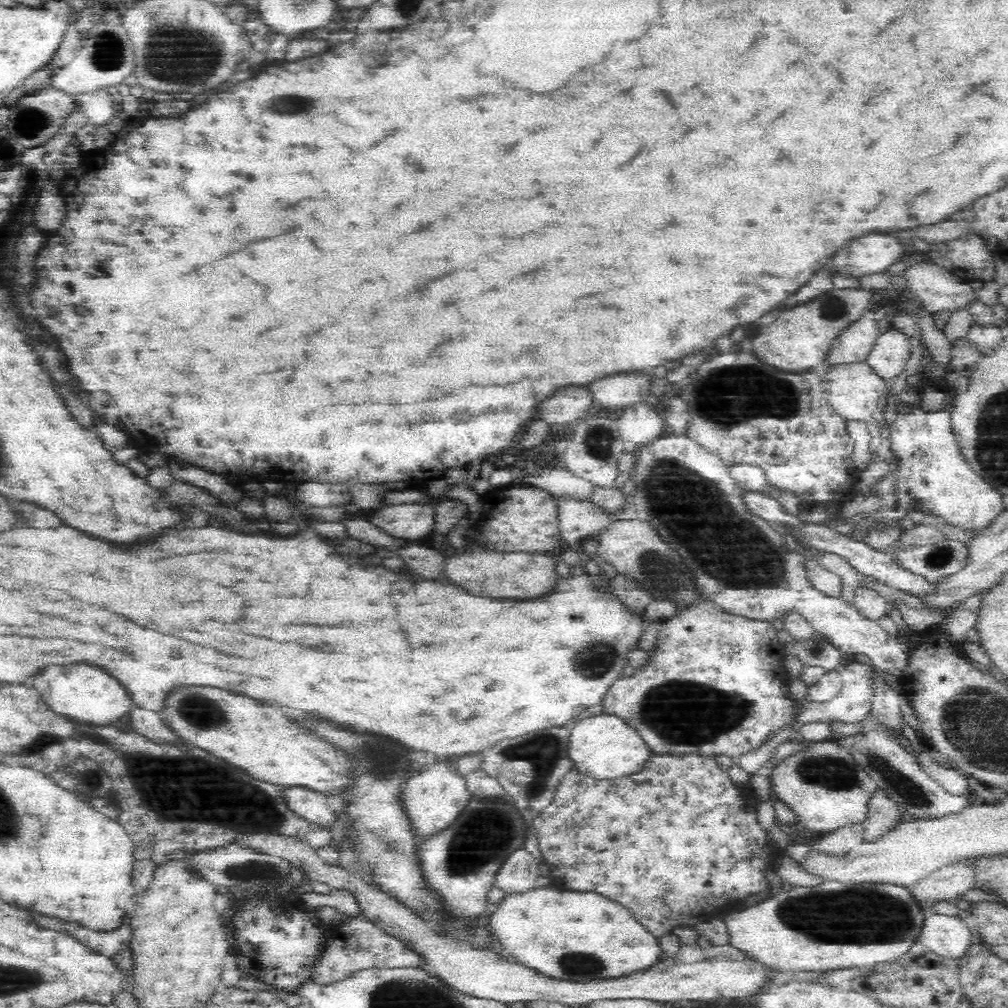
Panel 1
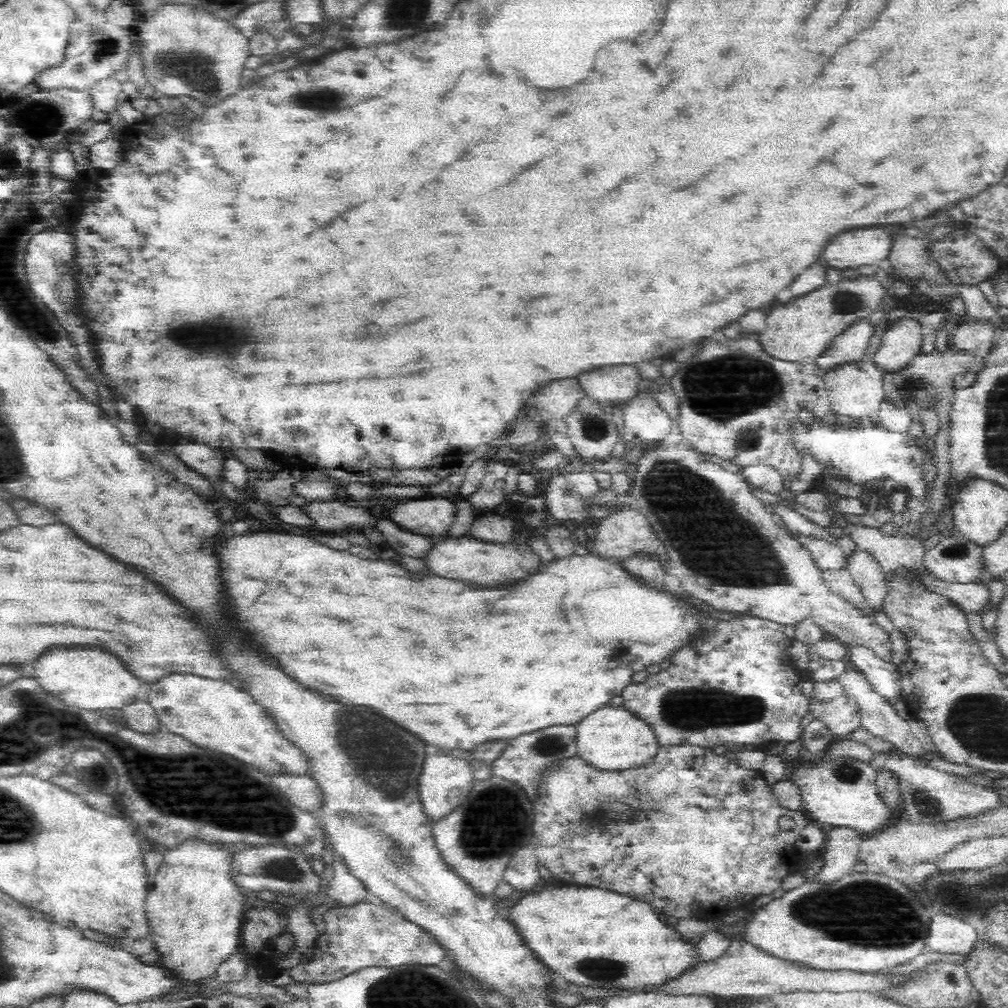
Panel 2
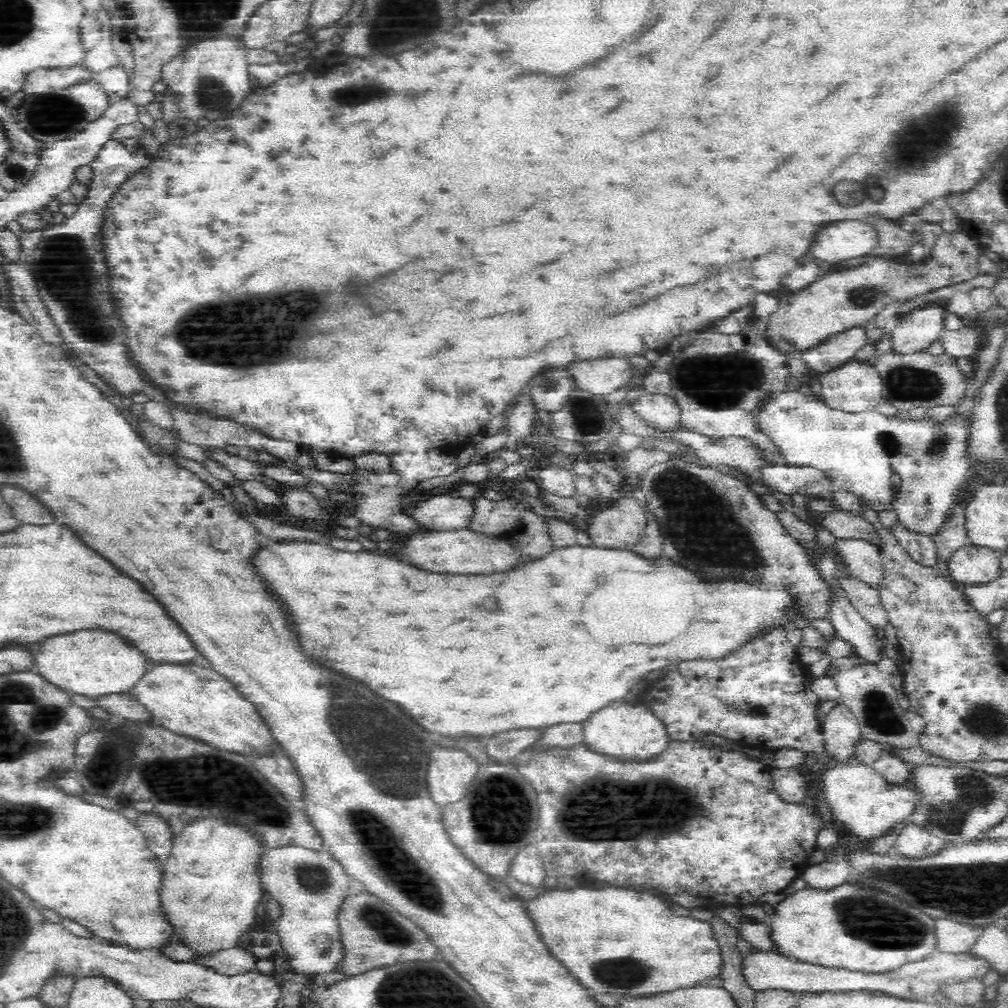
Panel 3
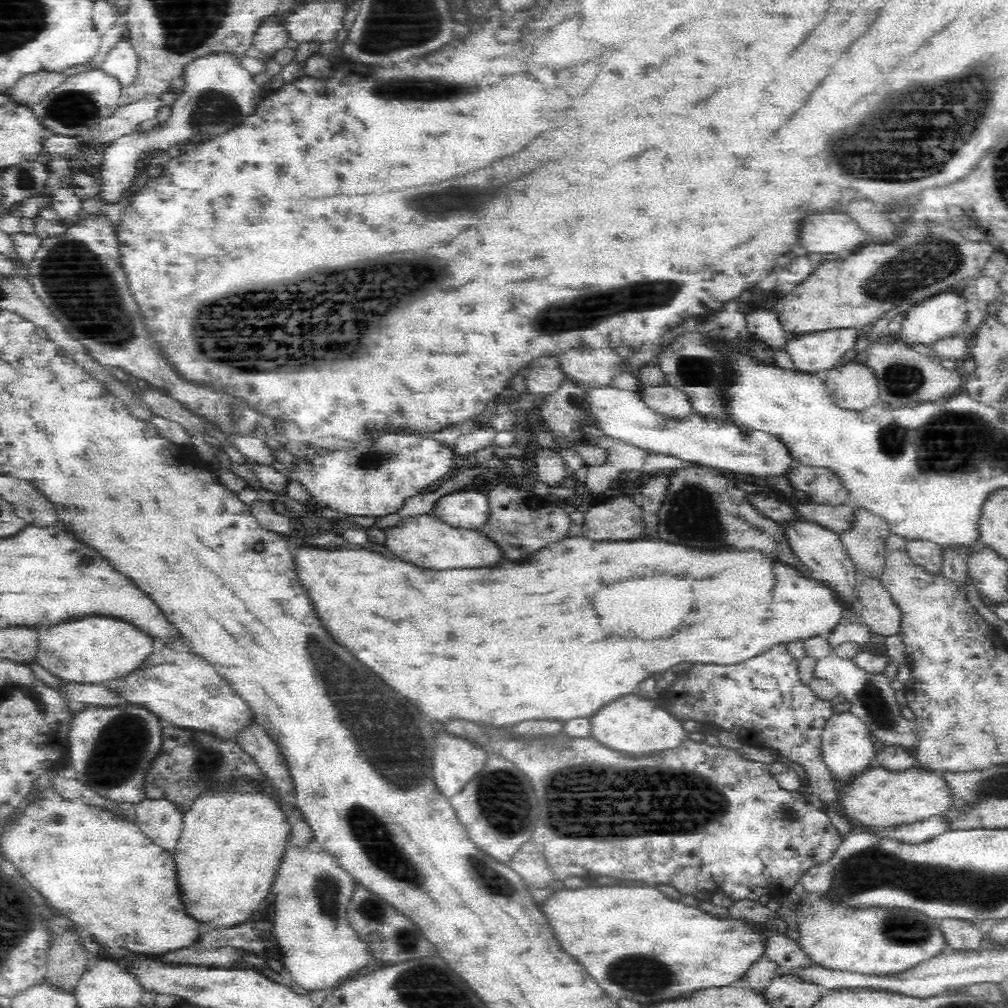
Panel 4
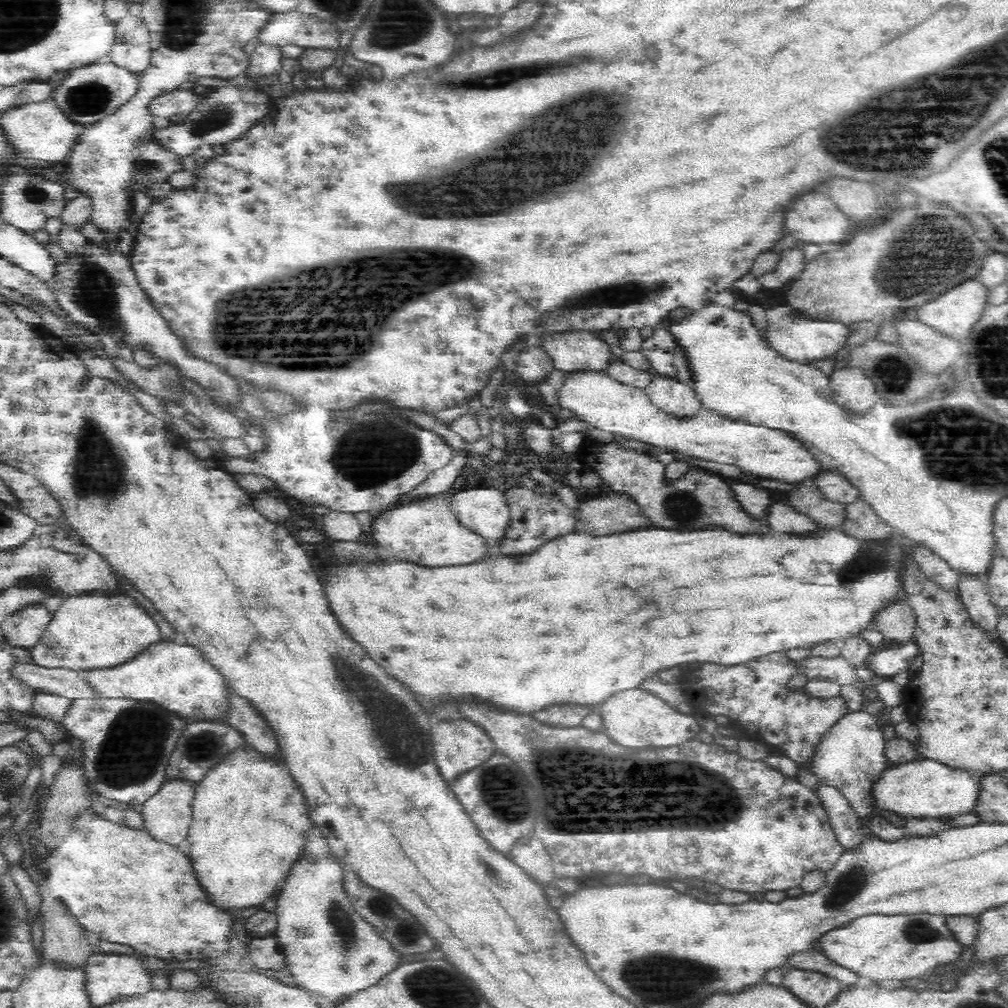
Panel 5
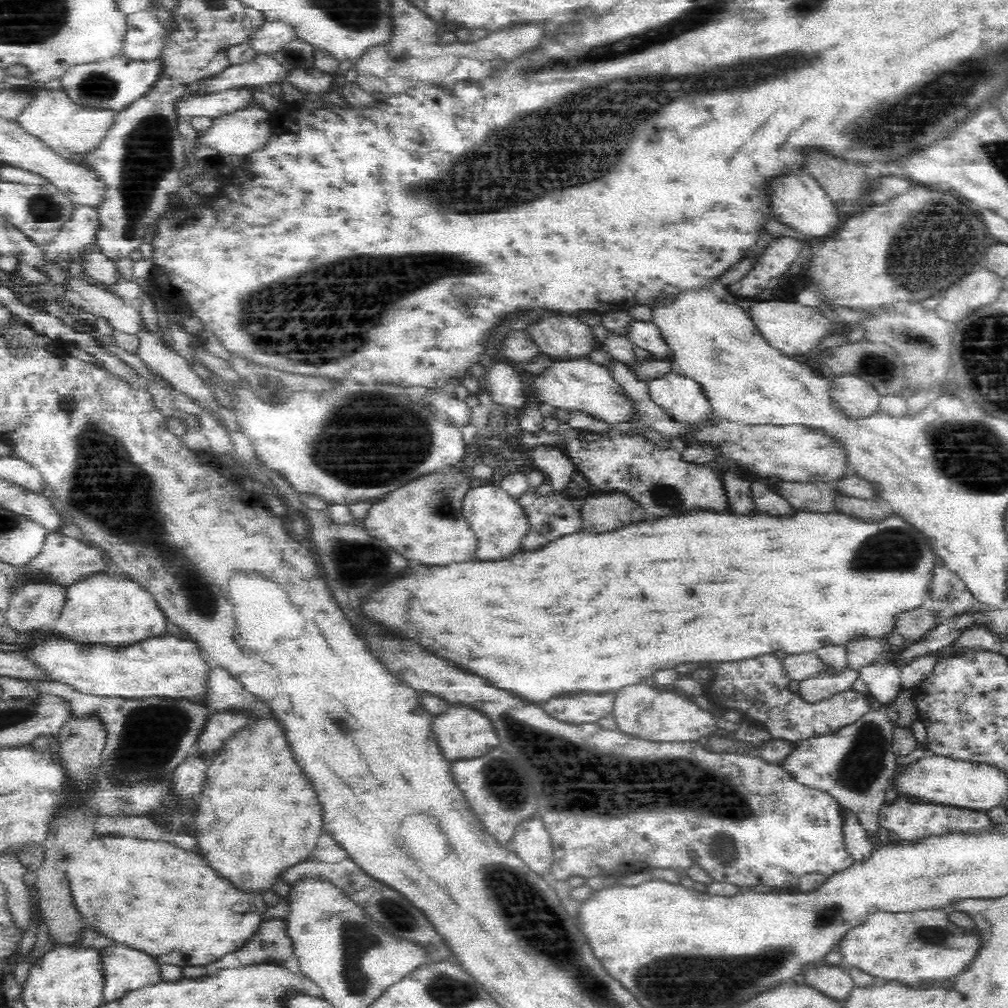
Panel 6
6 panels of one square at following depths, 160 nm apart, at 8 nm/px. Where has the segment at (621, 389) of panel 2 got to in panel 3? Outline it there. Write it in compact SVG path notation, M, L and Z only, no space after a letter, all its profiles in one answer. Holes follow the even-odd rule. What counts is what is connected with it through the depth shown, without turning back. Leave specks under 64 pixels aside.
M628 358L578 361L572 363L571 366L566 369L570 371L570 374L574 377L579 390L591 395L604 396L621 388L630 390L638 381L634 375L634 370L632 370L632 363L628 361Z

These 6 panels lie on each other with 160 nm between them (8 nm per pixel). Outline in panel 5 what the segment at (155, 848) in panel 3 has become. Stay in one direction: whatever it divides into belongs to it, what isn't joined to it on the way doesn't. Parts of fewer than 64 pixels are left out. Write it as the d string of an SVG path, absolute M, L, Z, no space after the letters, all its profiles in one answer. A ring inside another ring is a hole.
M168 781L142 803L143 828L154 840L176 847L186 838L194 789L186 781Z

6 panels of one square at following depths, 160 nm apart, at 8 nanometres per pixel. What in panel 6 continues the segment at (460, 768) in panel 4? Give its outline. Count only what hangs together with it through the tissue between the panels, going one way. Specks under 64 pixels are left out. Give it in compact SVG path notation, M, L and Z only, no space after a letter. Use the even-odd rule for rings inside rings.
M452 706L444 714L435 716L432 722L432 732L436 745L448 764L483 757L499 746L499 739L492 728L492 723L488 722L482 713L468 707Z

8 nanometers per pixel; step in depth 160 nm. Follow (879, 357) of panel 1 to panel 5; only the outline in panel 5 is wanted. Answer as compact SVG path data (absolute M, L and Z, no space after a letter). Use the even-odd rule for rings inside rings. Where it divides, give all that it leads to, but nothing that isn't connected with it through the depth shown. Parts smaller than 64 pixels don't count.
M968 279L962 284L956 285L956 288L951 288L934 300L925 302L917 307L918 323L934 329L934 331L947 337L952 337L955 340L966 341L968 334L973 329L973 326L980 320L985 305L987 304L986 297L988 290L984 289L978 281Z

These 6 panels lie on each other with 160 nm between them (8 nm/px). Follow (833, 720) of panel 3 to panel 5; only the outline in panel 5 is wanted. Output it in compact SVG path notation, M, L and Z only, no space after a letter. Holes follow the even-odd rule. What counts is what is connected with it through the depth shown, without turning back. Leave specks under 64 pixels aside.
M866 710L844 714L834 722L815 749L815 765L811 766L813 773L801 771L798 781L811 790L818 786L820 780L835 786L841 790L859 818L868 816L873 809L870 806L870 786L874 784L876 776L889 765L884 757L885 741L880 727L874 714Z

